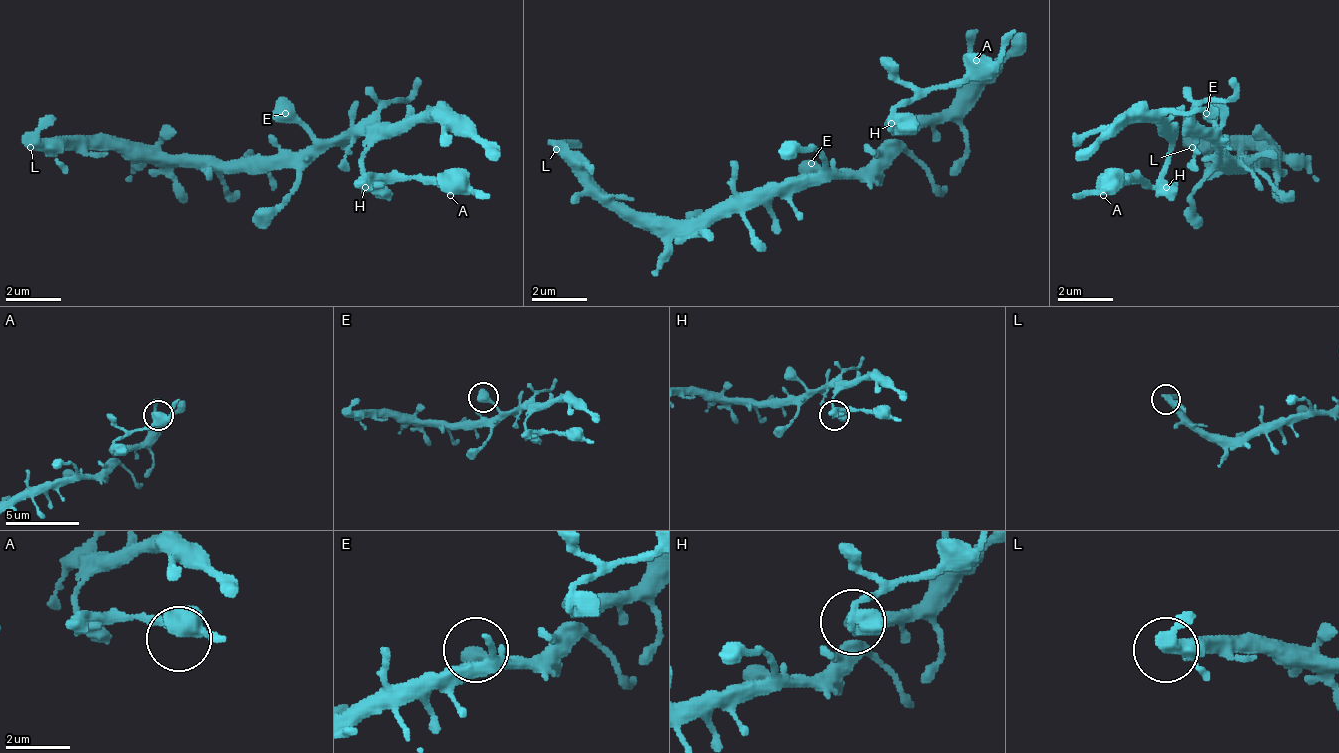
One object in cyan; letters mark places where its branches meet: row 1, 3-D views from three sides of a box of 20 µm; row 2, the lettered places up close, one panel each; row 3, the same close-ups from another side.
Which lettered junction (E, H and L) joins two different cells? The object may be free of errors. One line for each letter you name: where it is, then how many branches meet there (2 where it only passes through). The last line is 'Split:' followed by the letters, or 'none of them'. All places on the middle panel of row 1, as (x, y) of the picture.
H: at (891, 123); 2 branches meet
Split: H

